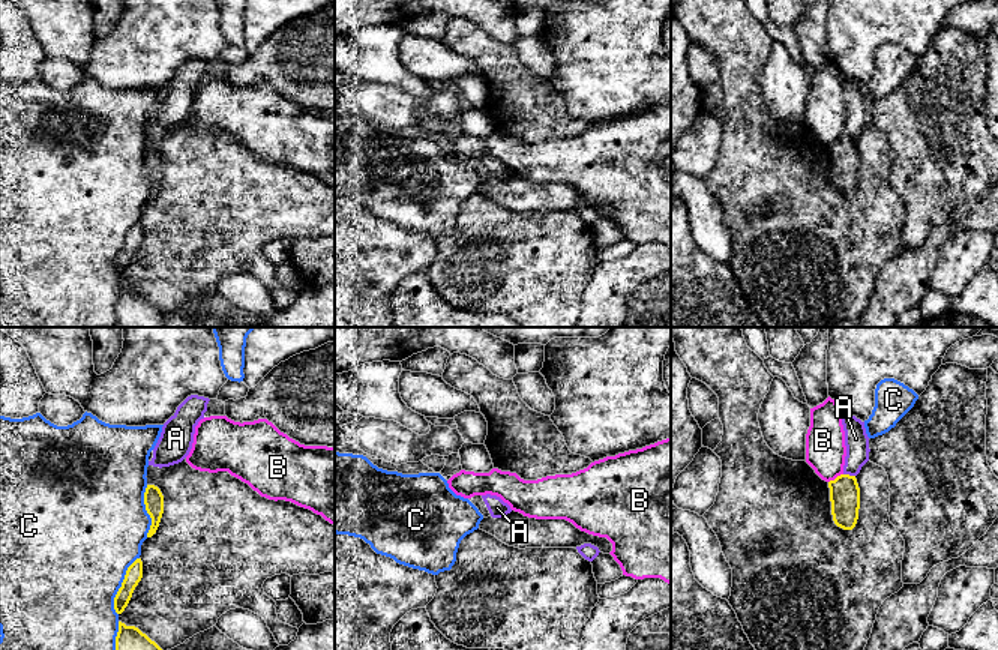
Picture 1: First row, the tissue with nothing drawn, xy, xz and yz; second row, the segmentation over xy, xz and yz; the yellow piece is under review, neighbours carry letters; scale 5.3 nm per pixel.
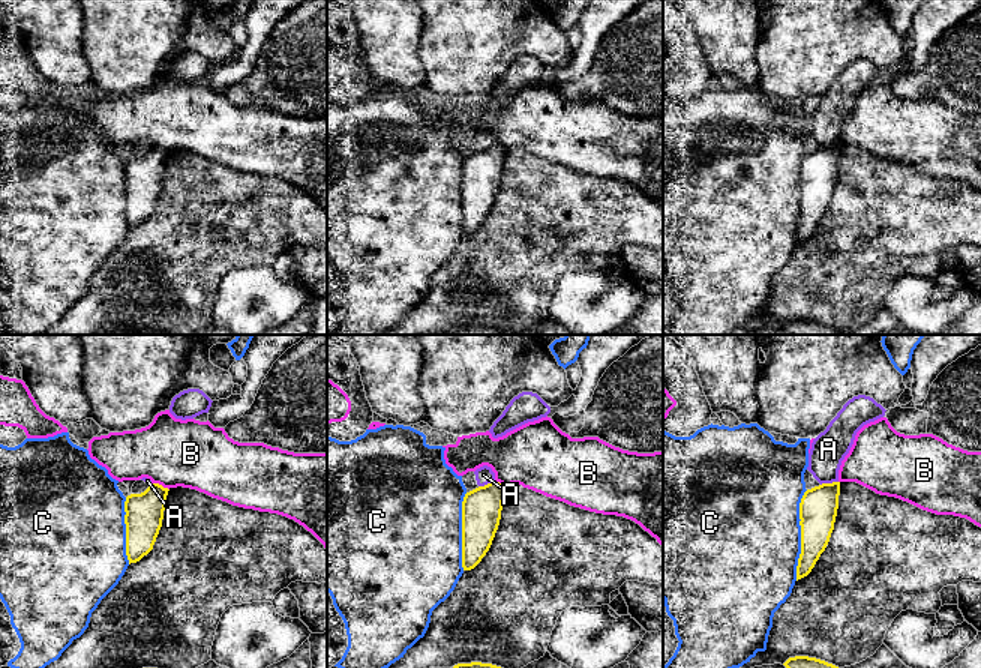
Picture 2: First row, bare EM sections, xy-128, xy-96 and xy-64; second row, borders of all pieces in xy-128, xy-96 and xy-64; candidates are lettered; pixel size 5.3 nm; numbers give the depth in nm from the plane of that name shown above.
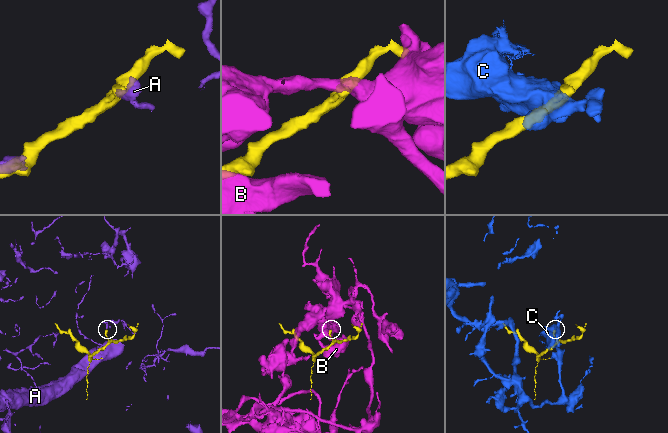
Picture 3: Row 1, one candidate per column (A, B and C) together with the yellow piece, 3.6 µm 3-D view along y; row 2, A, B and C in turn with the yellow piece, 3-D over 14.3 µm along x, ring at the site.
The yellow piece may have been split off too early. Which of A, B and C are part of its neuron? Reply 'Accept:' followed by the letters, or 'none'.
Accept: none

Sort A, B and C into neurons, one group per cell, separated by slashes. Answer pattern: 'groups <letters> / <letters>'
groups A / B / C

